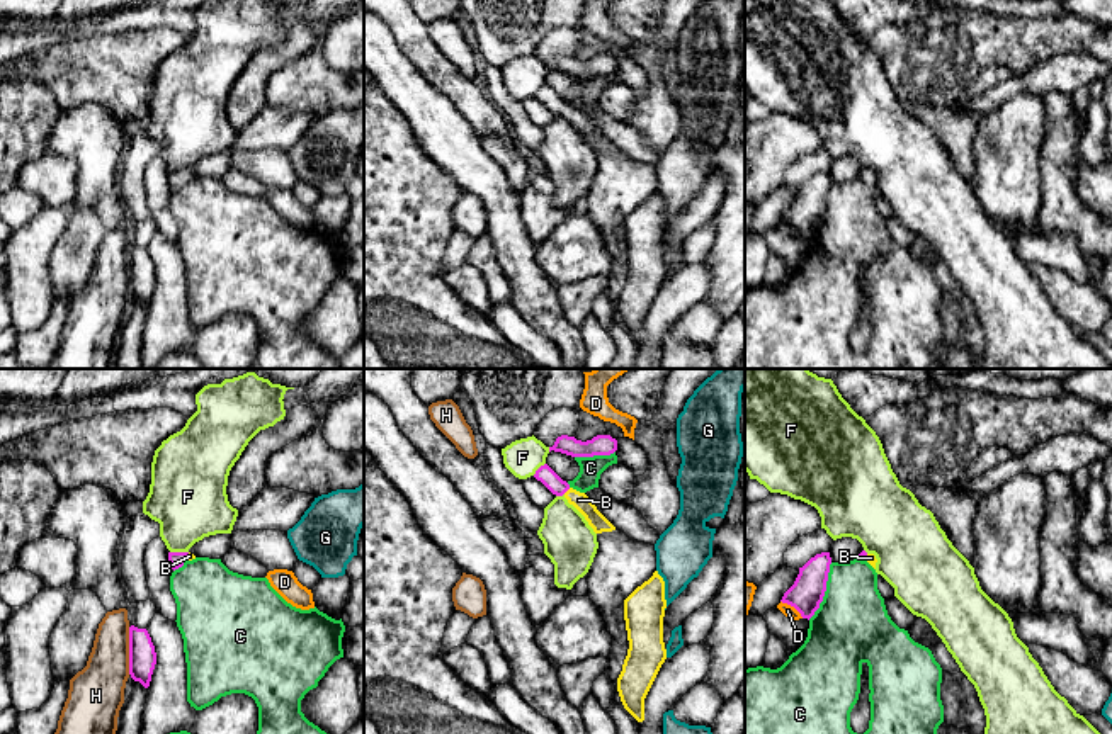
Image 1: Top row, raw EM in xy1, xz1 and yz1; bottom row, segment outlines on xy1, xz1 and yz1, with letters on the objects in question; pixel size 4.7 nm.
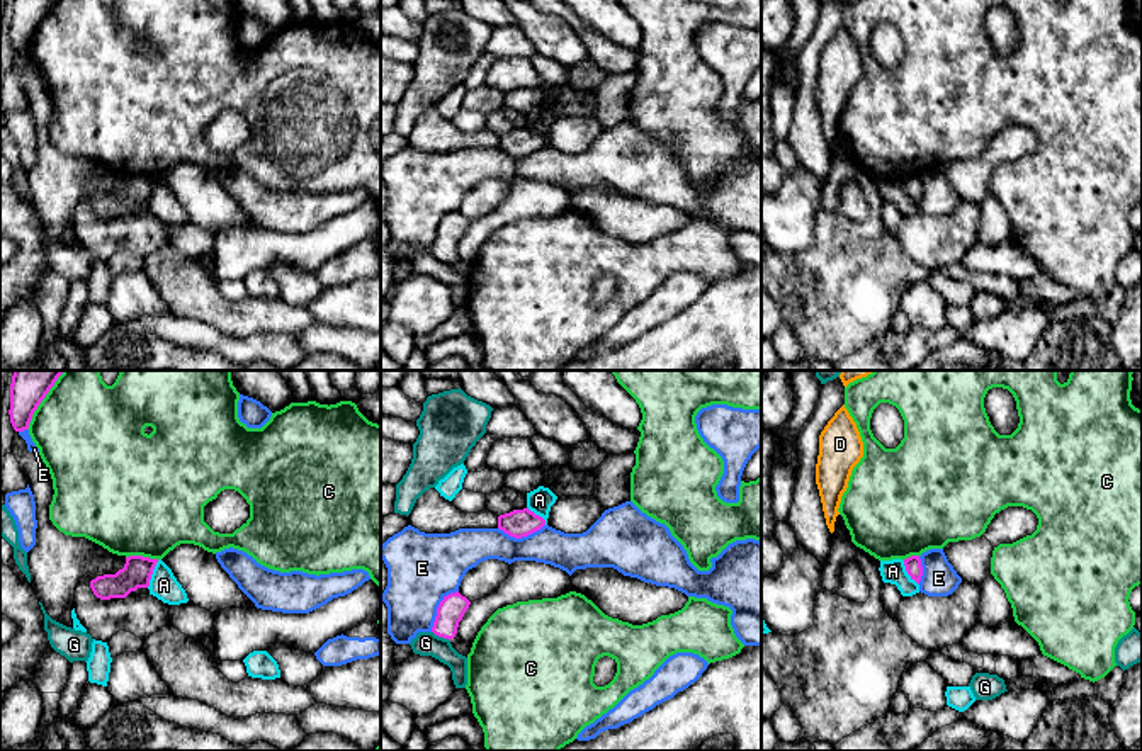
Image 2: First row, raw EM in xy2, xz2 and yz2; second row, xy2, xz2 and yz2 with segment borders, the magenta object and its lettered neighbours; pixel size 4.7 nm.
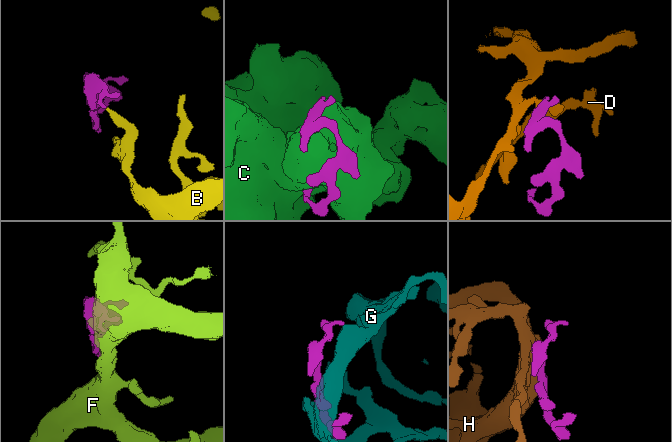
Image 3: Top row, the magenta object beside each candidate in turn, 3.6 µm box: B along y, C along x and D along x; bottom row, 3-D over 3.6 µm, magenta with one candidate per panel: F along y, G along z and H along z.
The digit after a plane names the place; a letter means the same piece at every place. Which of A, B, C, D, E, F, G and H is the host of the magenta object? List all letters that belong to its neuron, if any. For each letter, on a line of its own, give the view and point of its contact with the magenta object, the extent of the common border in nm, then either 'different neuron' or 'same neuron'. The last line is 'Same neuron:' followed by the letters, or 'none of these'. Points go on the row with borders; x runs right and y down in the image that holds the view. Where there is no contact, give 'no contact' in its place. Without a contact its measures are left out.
A: xy2 (152, 573) | 140 nm | different neuron
B: xz1 (567, 490) | 50 nm | same neuron
C: xy2 (43, 398) | 340 nm | different neuron
D: yz1 (793, 605) | 140 nm | different neuron
E: xz2 (437, 609) | 240 nm | different neuron
F: xy1 (179, 553) | 90 nm | different neuron
G: xz2 (440, 636) | 100 nm | different neuron
H: xy1 (130, 651) | 220 nm | different neuron
Same neuron: B

